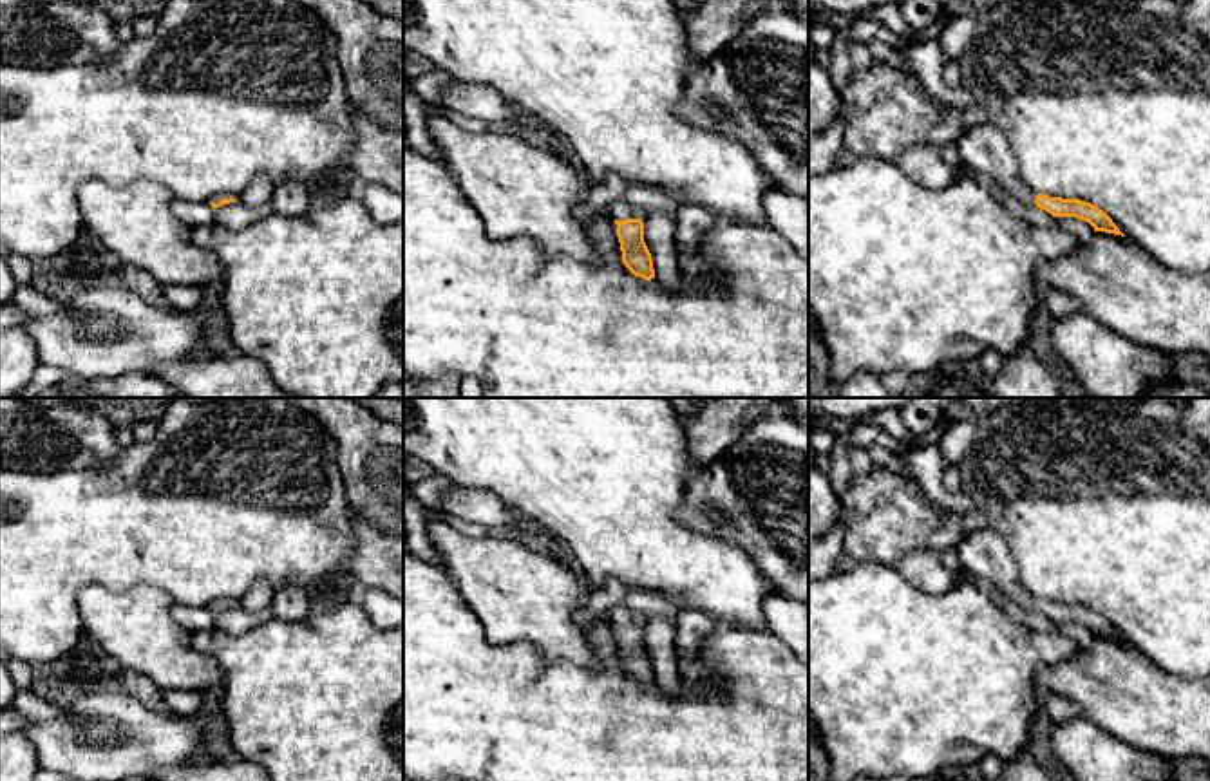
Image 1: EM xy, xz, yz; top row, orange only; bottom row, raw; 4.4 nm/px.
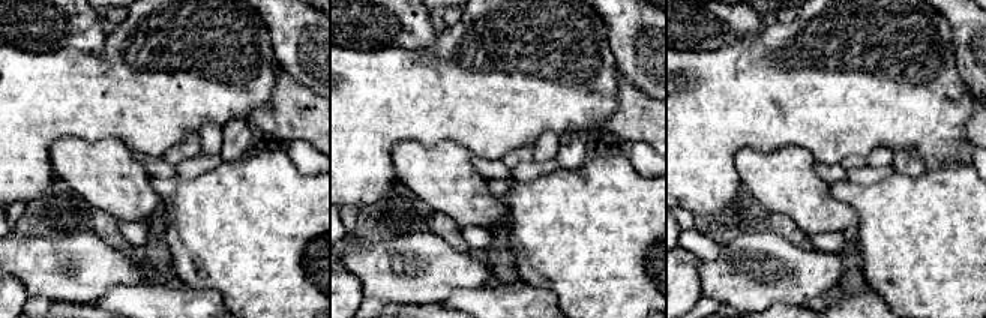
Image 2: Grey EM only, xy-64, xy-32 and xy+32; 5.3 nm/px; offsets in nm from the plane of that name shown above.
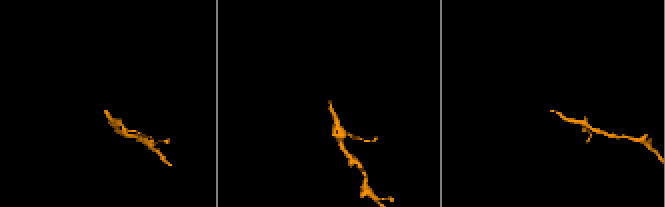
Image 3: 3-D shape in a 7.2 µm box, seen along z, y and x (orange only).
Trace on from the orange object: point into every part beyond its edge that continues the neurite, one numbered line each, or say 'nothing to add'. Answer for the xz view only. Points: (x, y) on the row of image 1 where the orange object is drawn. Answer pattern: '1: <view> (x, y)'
1: xz (621, 210)

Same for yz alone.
1: yz (984, 150)

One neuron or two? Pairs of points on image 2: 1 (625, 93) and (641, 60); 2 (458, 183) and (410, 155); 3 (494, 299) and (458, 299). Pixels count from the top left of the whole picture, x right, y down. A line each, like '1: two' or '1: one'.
1: two
2: one
3: one

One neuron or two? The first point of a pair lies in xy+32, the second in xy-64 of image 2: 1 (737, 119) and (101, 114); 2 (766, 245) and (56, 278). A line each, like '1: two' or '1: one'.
1: one
2: one

